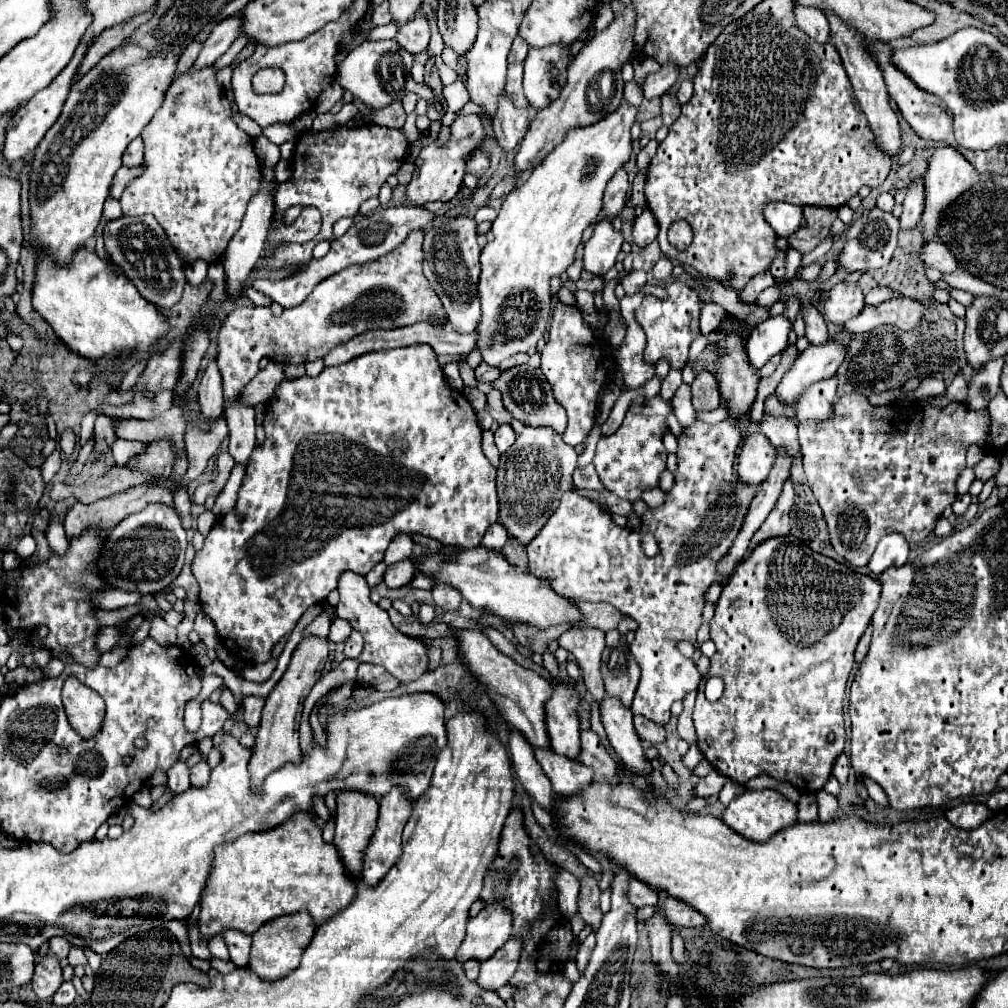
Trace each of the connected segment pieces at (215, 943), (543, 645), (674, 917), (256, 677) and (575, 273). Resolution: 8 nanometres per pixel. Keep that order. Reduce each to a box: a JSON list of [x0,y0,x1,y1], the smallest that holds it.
[[209,937,229,961],[513,625,565,655],[663,897,707,927],[243,659,277,683],[567,243,584,282]]

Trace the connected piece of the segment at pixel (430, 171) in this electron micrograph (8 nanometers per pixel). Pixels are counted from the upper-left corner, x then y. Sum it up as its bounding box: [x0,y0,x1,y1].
[405,115,483,207]

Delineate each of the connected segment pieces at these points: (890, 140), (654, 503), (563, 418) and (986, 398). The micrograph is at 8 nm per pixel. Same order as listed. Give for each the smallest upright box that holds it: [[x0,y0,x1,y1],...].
[[827,13,901,159],[642,487,666,508],[495,365,567,435],[967,357,1005,409]]

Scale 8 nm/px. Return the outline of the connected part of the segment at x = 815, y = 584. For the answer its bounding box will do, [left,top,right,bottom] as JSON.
[693,537,881,793]

